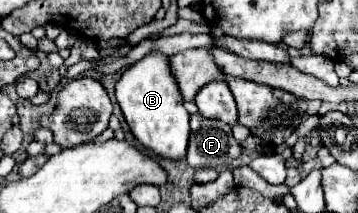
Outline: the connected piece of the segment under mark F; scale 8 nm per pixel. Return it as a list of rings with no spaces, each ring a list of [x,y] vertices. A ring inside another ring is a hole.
[[[199,113],[191,115],[191,137],[187,149],[187,163],[199,167],[227,167],[227,161],[235,161],[241,155],[241,147],[231,135],[231,127],[223,121],[211,121]]]

